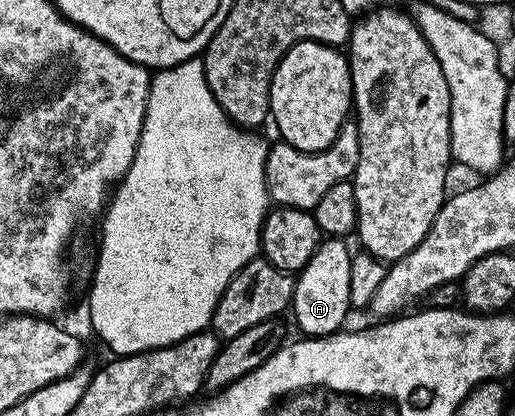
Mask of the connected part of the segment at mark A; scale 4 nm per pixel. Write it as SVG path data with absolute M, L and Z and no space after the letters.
M327 238L320 243L318 250L309 258L307 265L295 276L295 293L291 299L290 311L295 312L295 324L302 335L307 338L316 336L333 336L344 327L347 311L352 311L349 294L349 272L352 260L352 249L347 249L348 241L343 238Z

